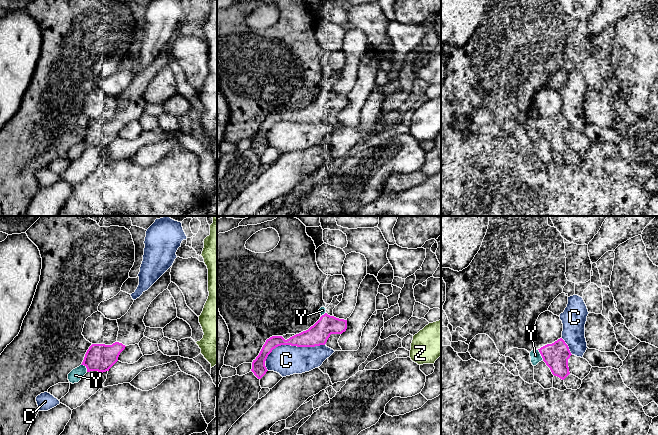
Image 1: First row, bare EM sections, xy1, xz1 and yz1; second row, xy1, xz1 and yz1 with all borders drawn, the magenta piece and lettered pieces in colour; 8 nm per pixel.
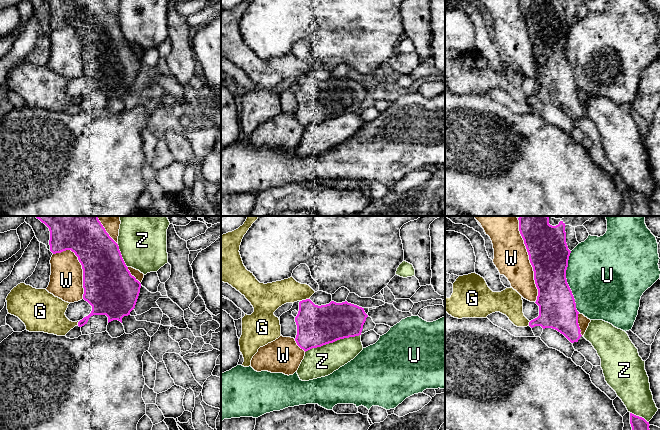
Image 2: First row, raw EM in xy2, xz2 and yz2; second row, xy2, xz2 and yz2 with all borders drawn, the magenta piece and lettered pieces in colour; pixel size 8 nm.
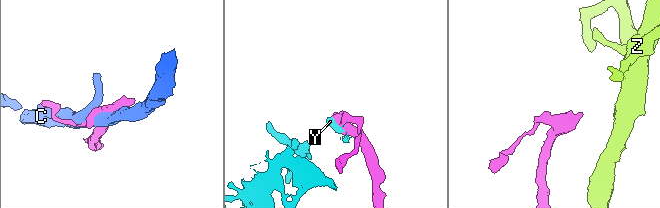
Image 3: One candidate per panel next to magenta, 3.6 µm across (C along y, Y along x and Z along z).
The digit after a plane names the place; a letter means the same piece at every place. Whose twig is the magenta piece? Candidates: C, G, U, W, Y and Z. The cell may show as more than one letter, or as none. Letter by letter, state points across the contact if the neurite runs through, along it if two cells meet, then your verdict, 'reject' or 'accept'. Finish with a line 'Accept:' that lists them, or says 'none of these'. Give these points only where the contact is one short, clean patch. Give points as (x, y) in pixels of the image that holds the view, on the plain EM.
C: reject
G: reject
U: reject
W: reject
Y: reject
Z: reject
Accept: none of these

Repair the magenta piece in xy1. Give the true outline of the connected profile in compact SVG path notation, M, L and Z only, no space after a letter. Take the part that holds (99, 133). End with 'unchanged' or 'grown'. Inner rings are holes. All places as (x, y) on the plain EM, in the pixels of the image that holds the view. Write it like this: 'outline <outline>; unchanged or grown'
outline M172 42L143 70L134 76L128 88L117 95L119 107L117 117L112 121L105 120L92 120L87 126L84 136L81 141L87 144L87 148L98 147L106 148L118 137L120 129L125 125L126 122L139 120L141 115L144 113L146 102L143 98L145 89L151 78L164 66L166 66L171 59L171 44Z; grown

